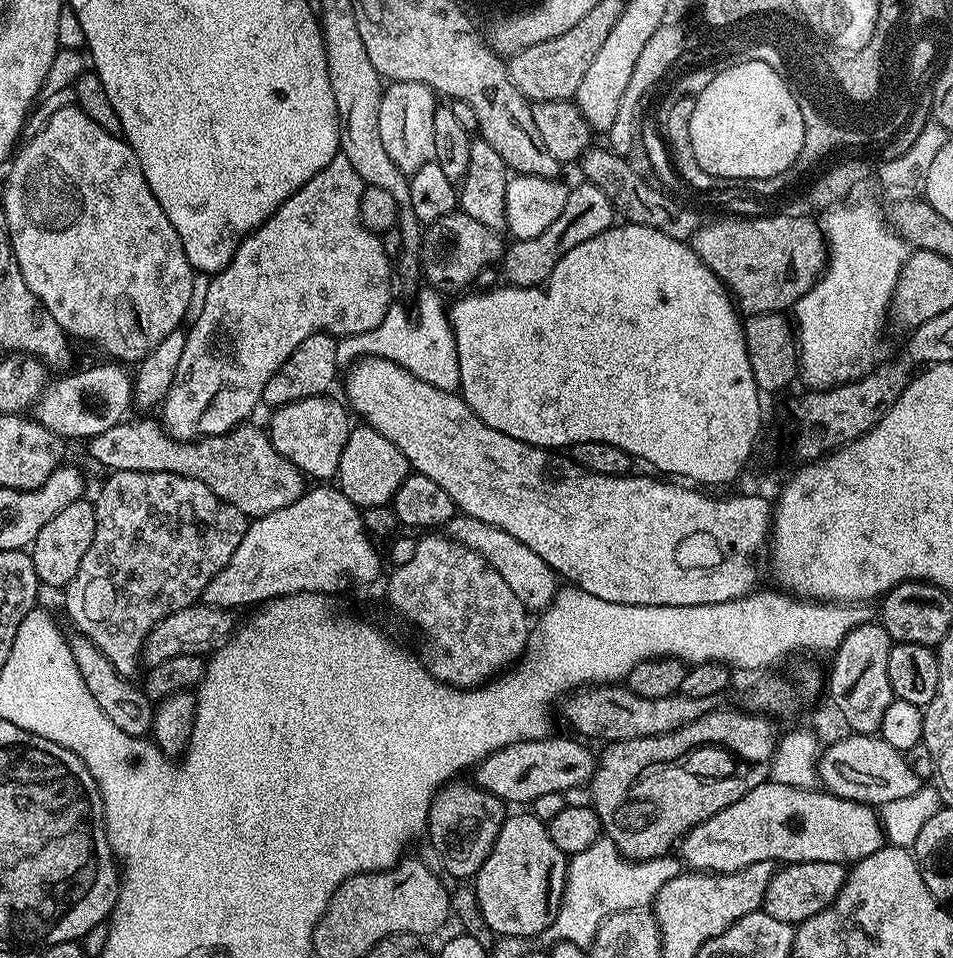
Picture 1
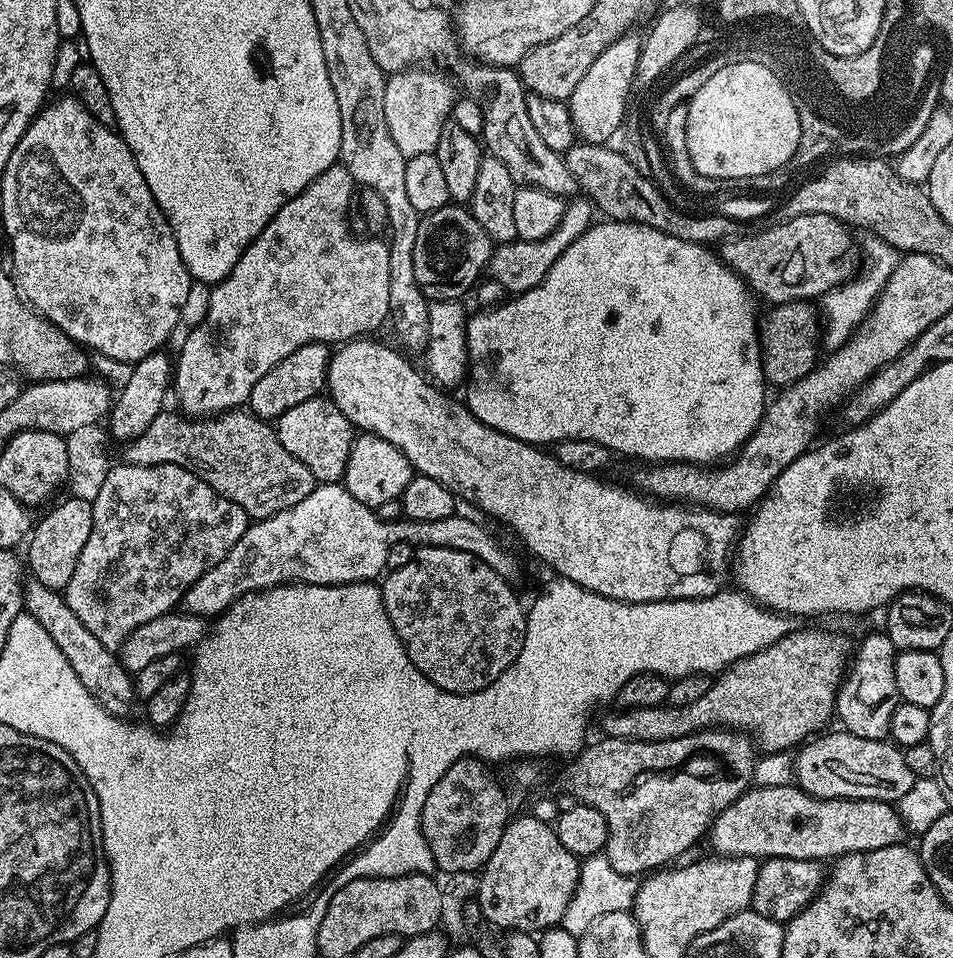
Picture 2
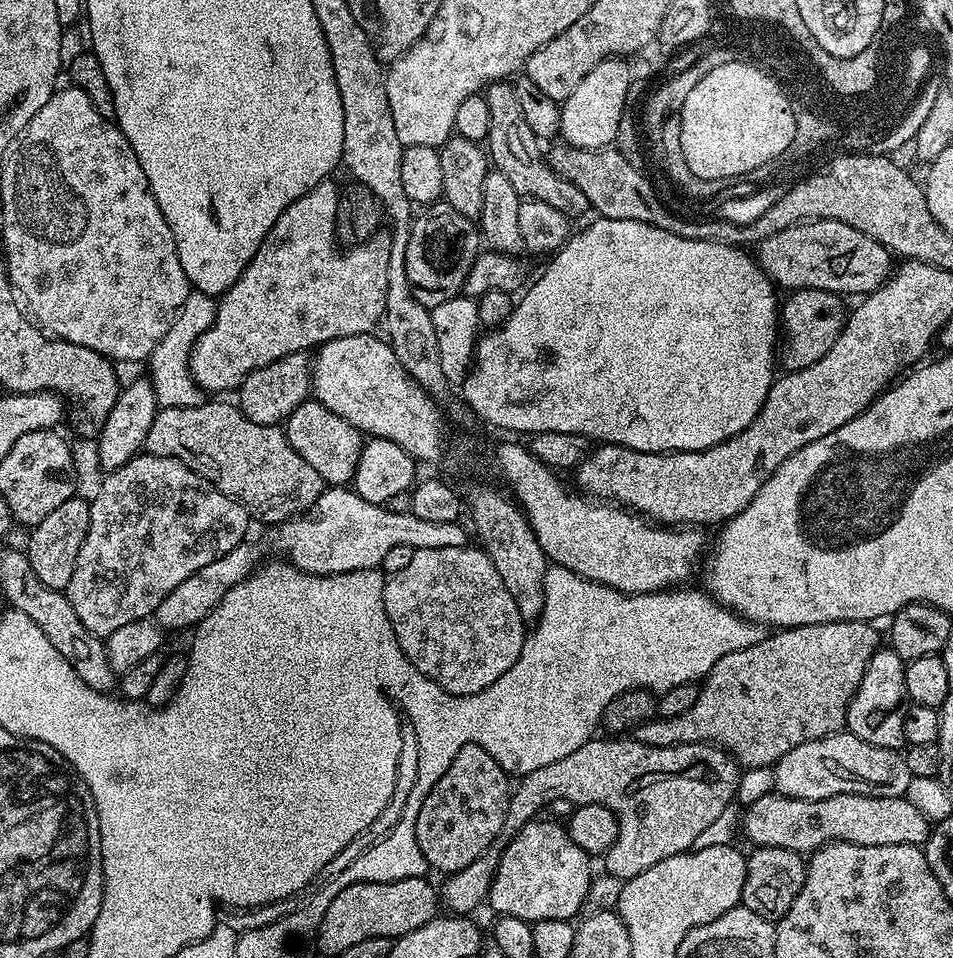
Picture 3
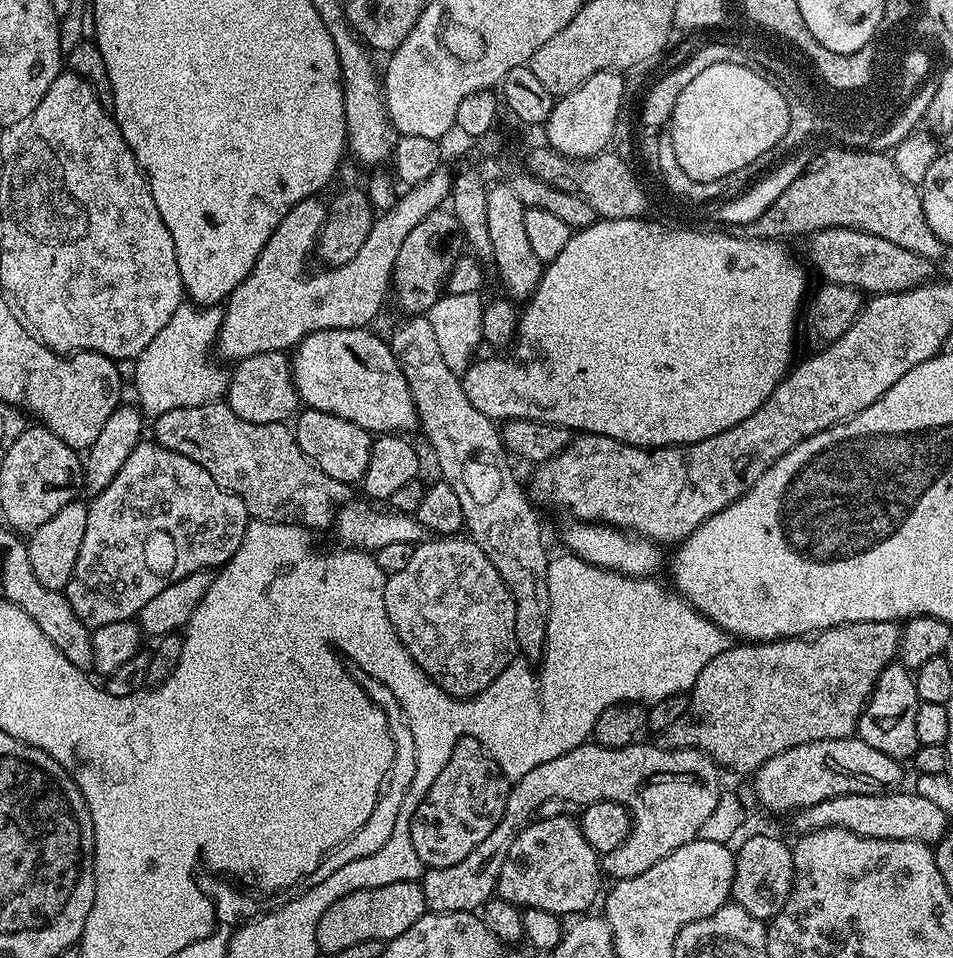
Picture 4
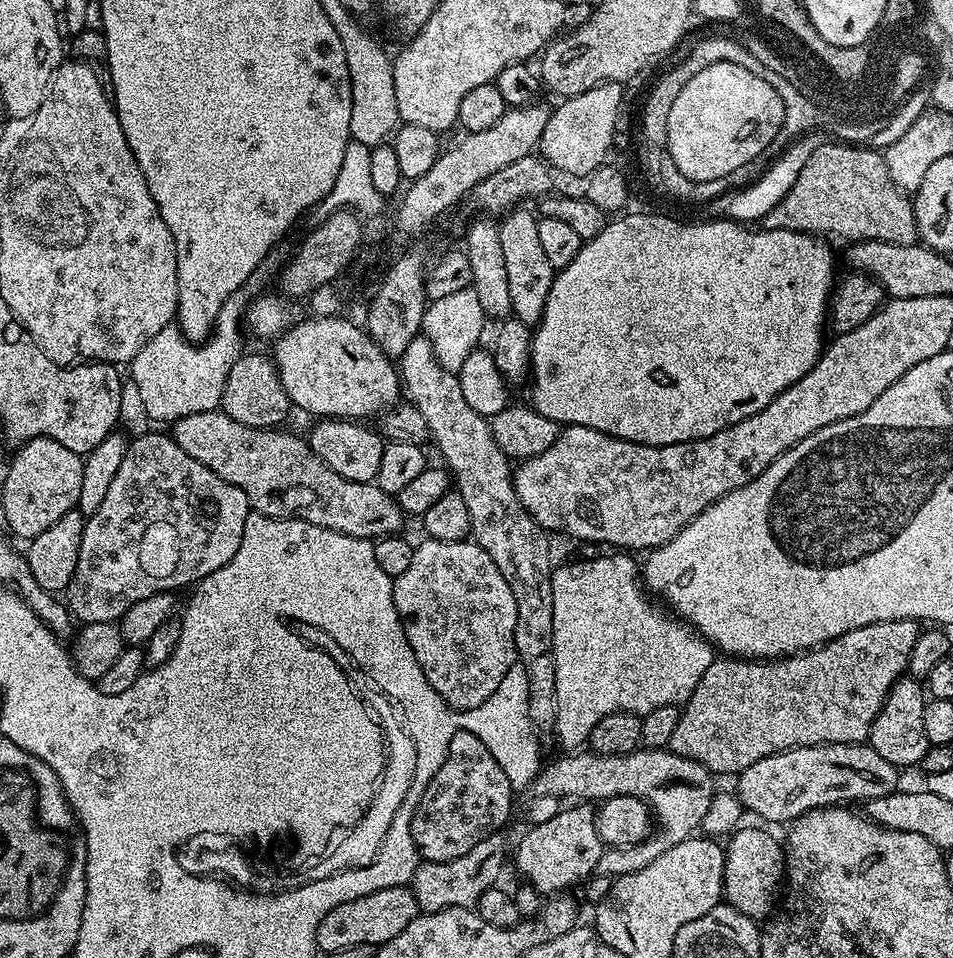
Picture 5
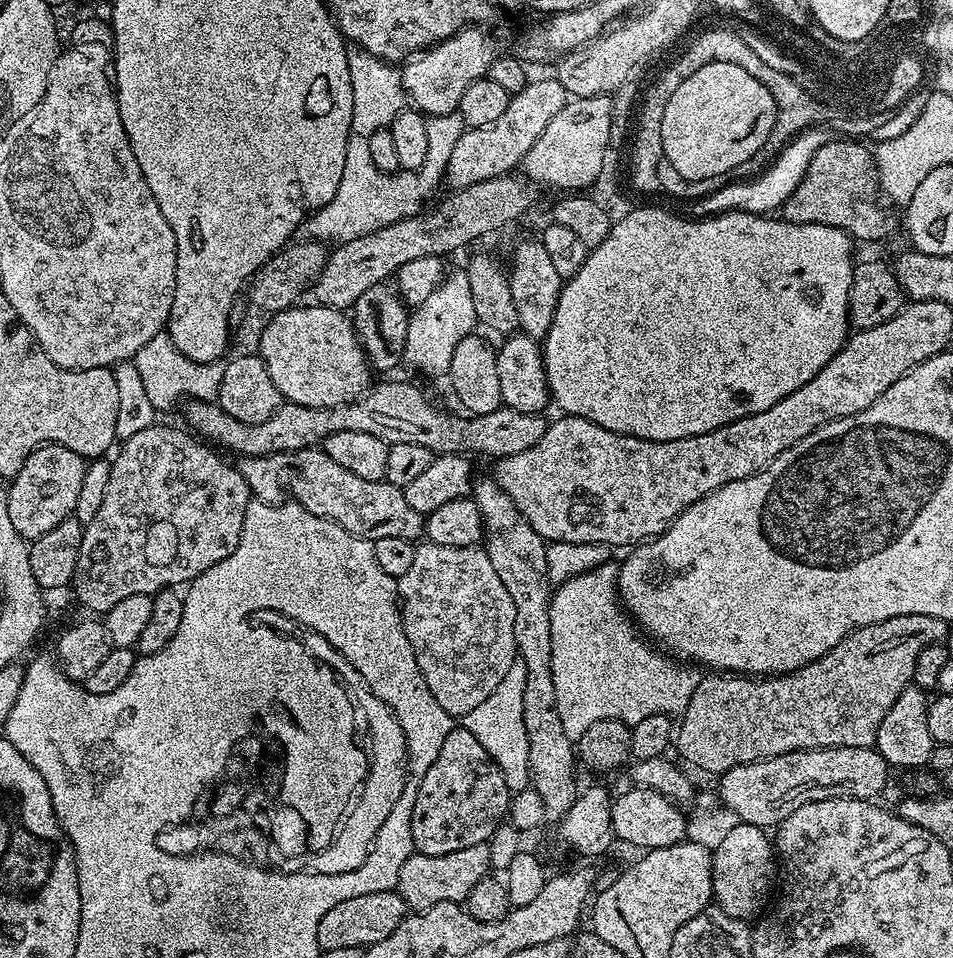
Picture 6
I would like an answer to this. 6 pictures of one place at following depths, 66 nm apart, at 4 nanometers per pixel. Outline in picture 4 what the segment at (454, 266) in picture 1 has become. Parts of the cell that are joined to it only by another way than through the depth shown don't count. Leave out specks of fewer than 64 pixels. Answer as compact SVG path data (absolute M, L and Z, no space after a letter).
M447 207L435 208L410 234L398 249L398 258L392 271L391 291L396 304L404 314L427 314L440 301L448 275L454 270L458 258L465 255L466 241L458 218Z

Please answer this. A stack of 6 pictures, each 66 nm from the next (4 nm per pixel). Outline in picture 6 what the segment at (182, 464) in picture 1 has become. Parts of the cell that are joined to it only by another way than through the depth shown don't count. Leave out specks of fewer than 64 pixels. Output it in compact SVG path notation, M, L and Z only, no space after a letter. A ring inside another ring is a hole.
M323 447L241 457L236 467L257 499L279 503L291 497L295 503L310 510L310 514L318 514L363 540L406 538L416 542L424 536L425 517L420 516L410 502L406 502L404 489L385 479L370 482L370 478L358 478L358 474L338 466L338 462L334 462ZM288 492L292 496L288 496Z

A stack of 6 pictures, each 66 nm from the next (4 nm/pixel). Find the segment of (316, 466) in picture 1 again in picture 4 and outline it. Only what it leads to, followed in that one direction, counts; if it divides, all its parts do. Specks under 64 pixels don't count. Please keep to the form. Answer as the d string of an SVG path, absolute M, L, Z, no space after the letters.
M304 408L295 417L294 431L298 446L321 470L330 474L330 478L338 478L338 482L349 486L359 485L363 481L366 468L370 466L373 433L362 426L354 426L354 422L346 422L346 418L313 408Z

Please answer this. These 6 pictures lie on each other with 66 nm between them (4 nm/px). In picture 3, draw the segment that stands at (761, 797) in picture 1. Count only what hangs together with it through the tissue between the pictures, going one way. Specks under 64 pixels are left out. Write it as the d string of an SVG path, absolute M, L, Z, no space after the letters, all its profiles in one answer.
M769 794L747 805L743 811L744 832L753 840L753 845L762 848L778 846L801 854L811 854L823 844L830 844L834 840L858 846L923 846L933 829L926 814L922 814L922 810L918 810L918 806L914 806L914 802L910 802L907 796L882 798L838 794L821 800L803 800Z

